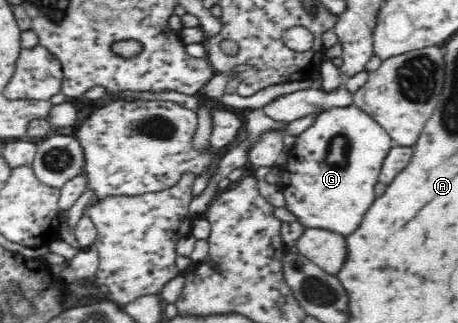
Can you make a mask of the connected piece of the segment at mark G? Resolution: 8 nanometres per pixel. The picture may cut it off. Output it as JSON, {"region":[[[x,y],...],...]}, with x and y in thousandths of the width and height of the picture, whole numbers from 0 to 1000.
{"region":[[[775,325],[723,331],[646,424],[635,486],[614,517],[622,551],[600,579],[618,594],[627,650],[670,706],[766,728],[819,622],[832,511],[860,452],[854,421]]]}

